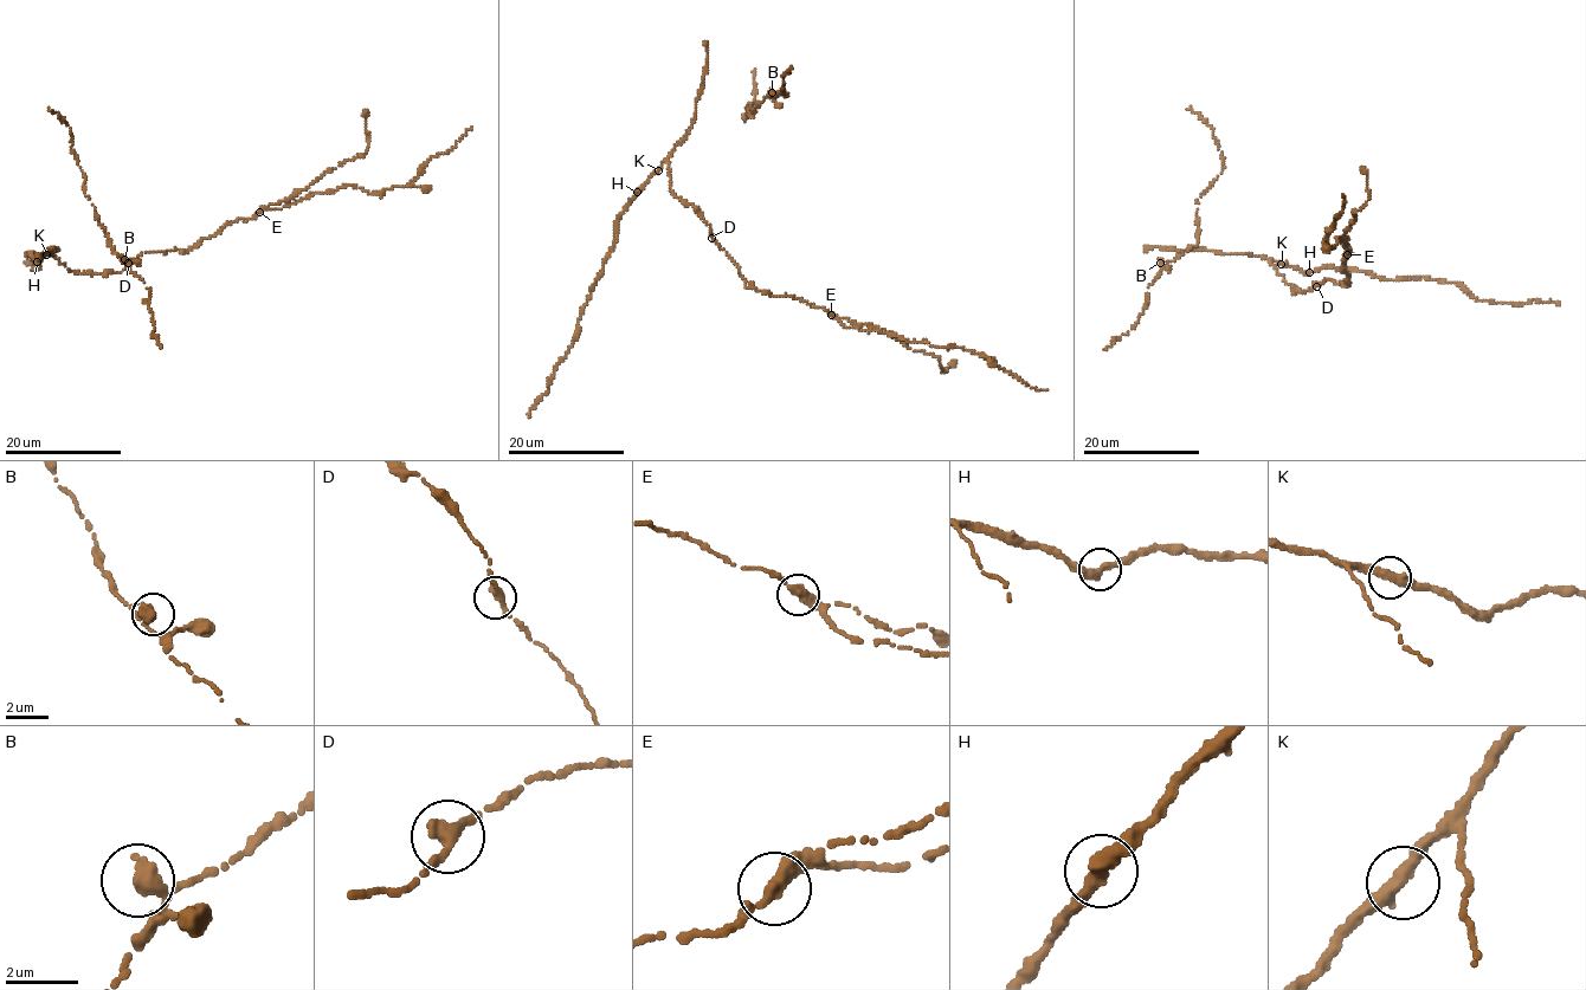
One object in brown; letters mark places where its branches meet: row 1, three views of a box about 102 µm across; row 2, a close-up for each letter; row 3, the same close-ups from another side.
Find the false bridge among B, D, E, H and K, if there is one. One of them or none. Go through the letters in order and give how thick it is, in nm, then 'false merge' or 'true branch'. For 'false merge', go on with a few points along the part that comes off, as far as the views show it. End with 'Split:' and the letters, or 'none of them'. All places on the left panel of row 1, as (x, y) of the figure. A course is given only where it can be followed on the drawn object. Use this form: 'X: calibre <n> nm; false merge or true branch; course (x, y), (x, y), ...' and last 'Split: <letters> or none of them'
B: calibre 360 nm; true branch
D: calibre 360 nm; true branch
E: calibre 400 nm; true branch
H: calibre 400 nm; true branch
K: calibre 400 nm; true branch
Split: none of them

